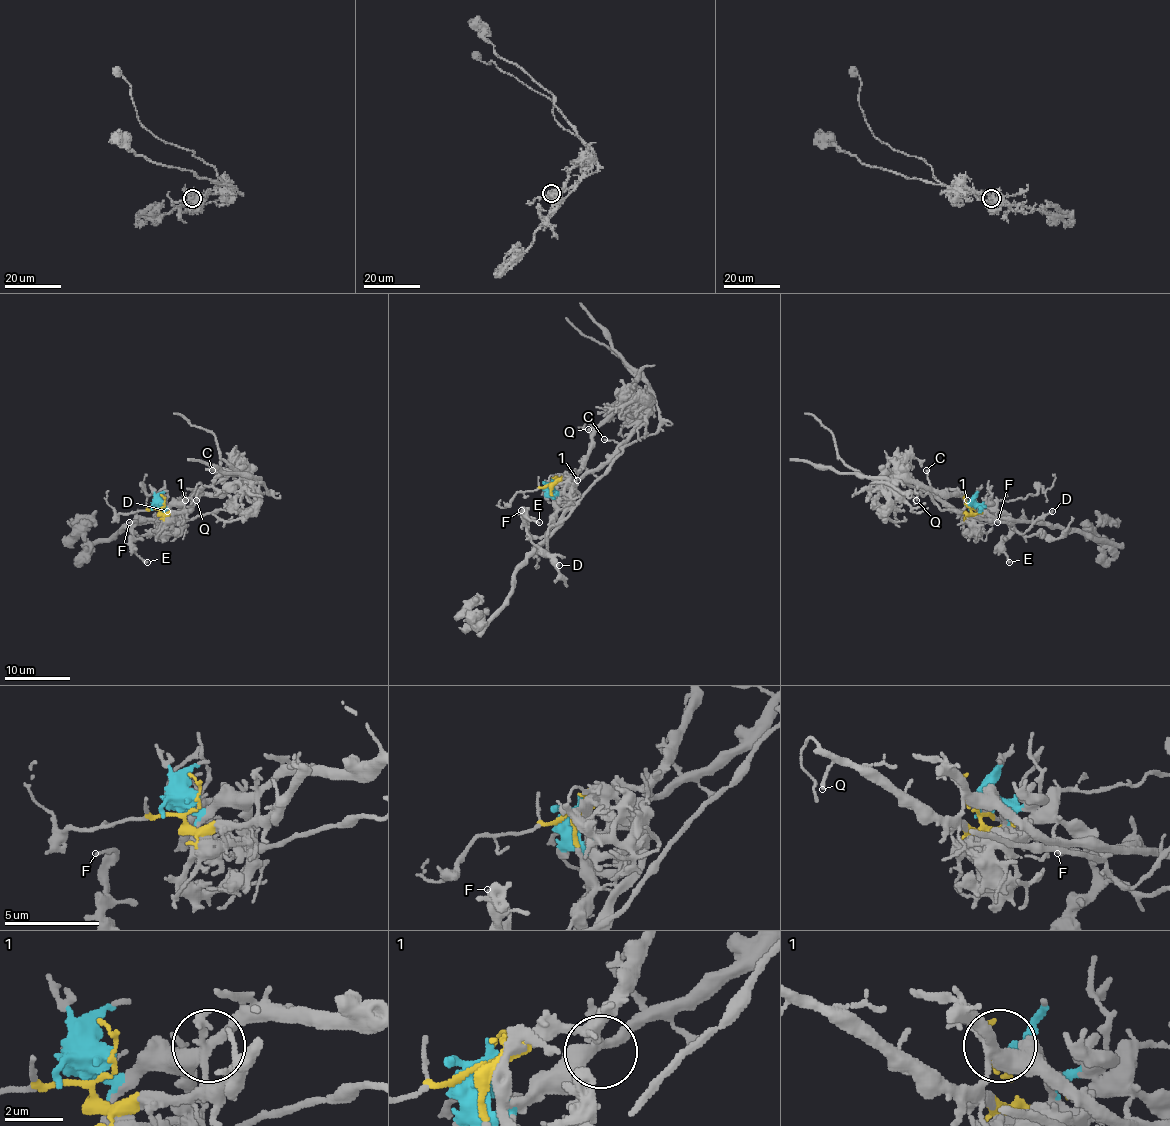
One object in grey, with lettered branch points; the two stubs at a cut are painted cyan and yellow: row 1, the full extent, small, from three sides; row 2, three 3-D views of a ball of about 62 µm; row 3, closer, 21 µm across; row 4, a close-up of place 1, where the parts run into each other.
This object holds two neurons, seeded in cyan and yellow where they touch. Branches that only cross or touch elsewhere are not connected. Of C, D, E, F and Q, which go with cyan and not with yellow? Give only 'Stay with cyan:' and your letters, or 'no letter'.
Stay with cyan: C

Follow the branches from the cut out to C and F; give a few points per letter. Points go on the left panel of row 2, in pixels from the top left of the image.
C: (162, 505), (180, 505), (193, 495), (220, 494), (226, 486), (211, 469)
F: (162, 507), (159, 513), (164, 513), (158, 522), (128, 522)

